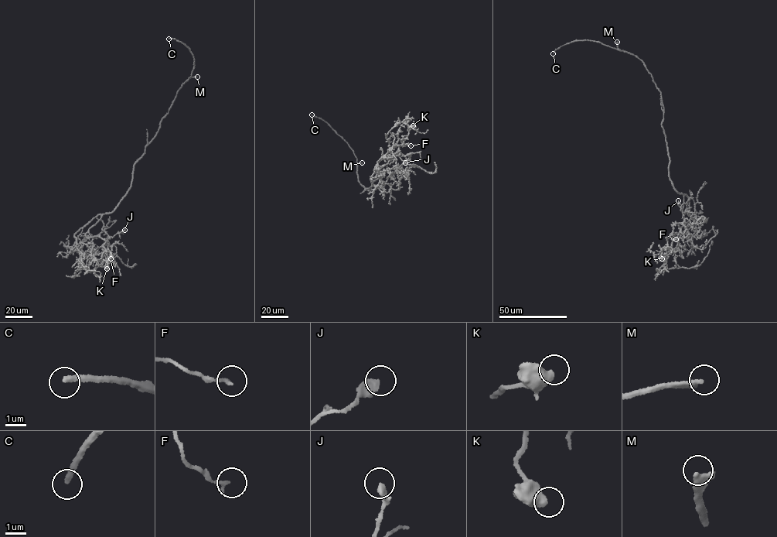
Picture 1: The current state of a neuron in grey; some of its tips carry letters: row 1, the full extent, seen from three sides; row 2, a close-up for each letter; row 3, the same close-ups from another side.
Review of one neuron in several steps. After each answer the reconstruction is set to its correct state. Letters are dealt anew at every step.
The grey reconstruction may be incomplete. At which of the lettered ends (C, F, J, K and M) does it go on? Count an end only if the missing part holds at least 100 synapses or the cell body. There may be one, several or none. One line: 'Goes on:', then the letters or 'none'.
Goes on: C, M

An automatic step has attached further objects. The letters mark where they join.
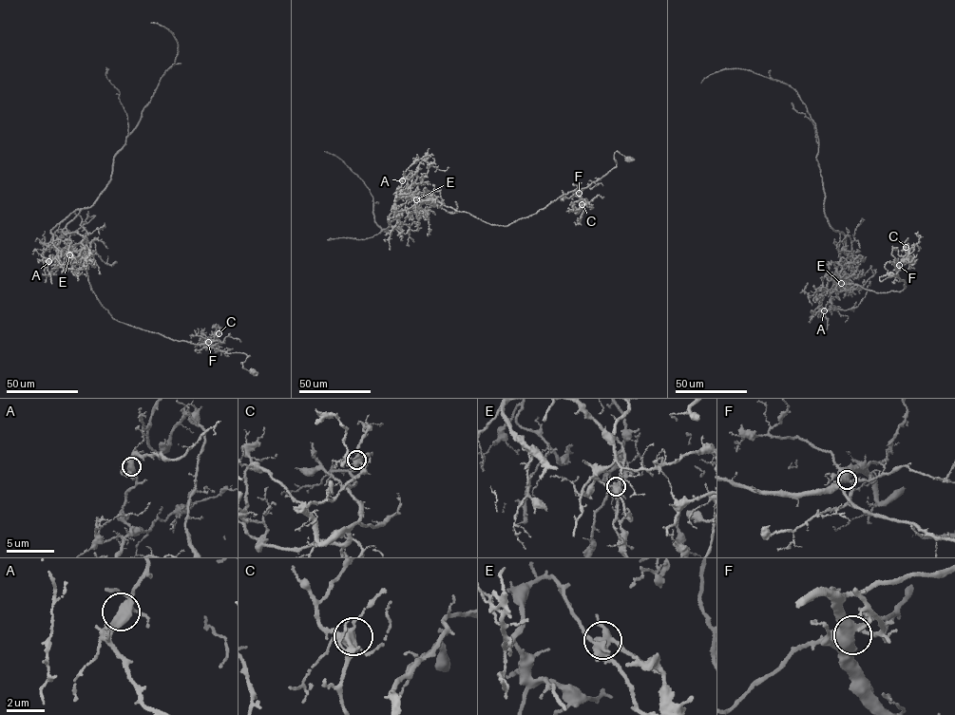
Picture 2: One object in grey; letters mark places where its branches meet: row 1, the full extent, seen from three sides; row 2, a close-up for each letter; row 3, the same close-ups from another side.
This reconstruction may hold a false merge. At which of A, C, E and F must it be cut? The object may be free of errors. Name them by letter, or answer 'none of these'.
E

